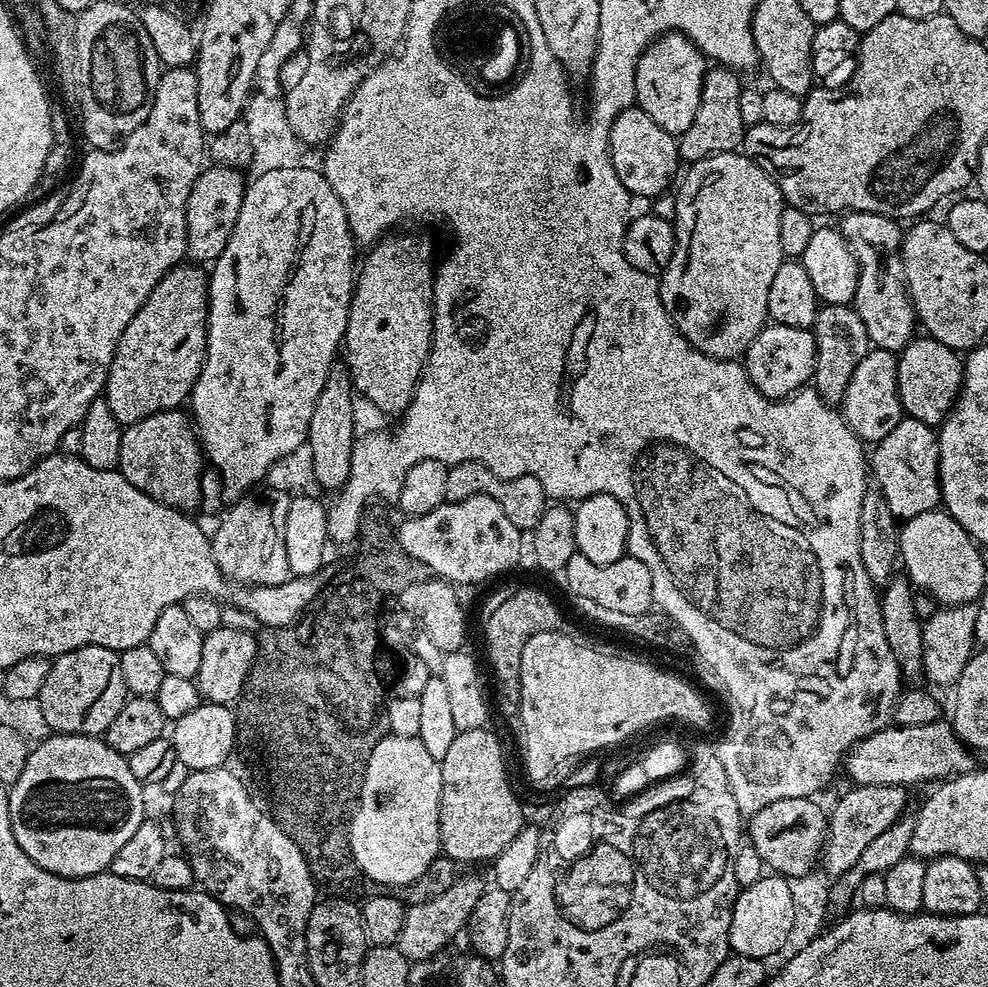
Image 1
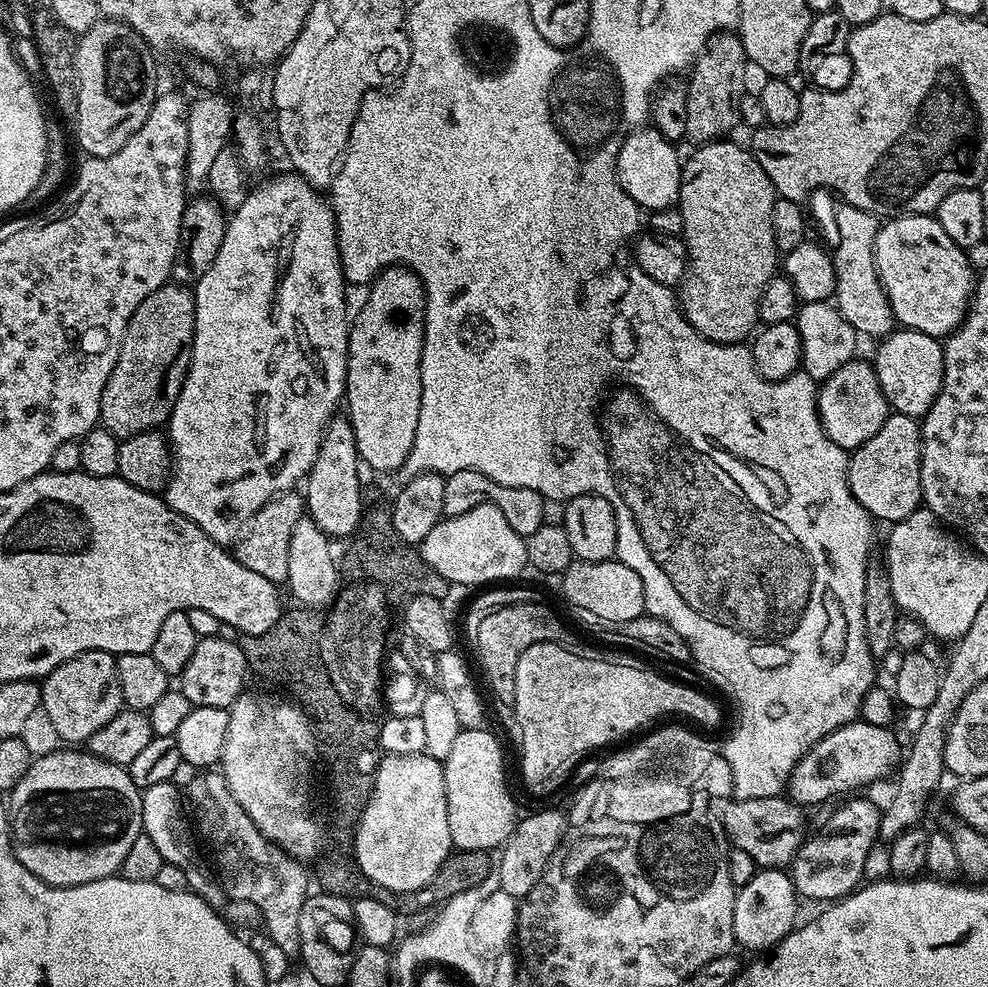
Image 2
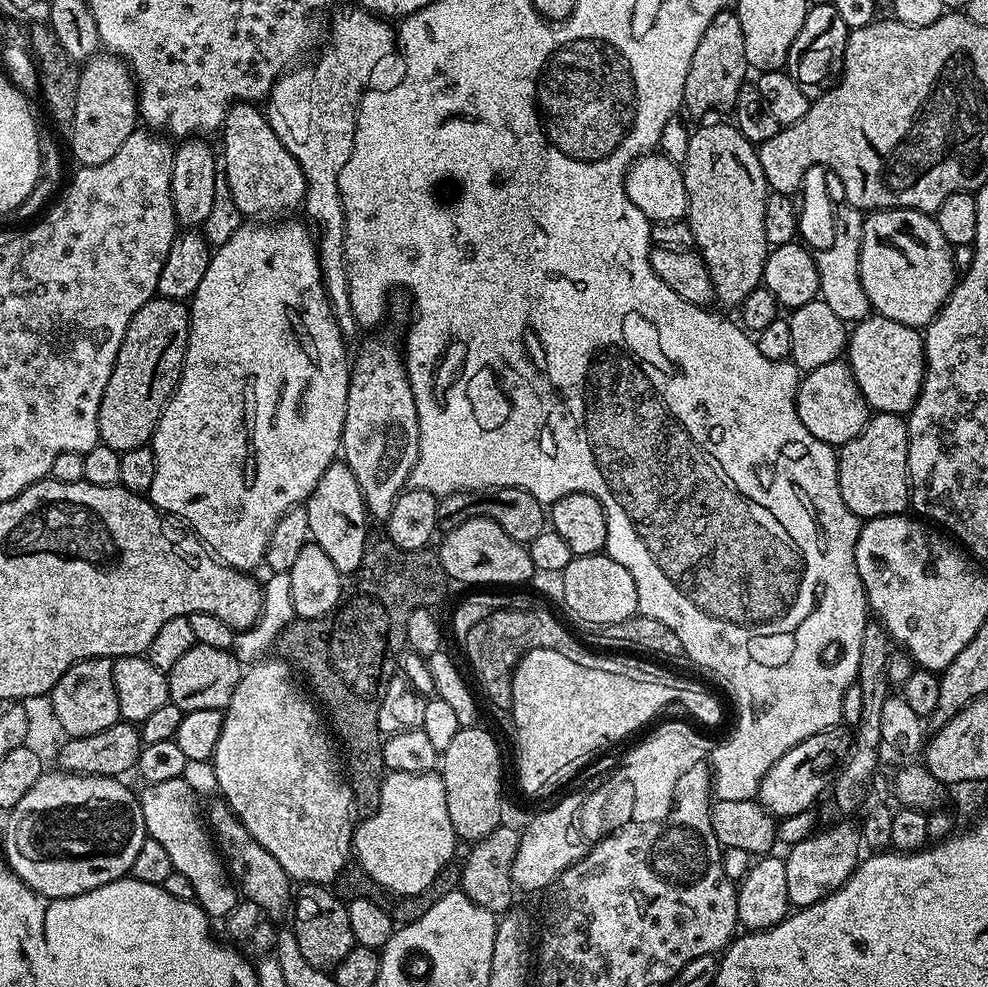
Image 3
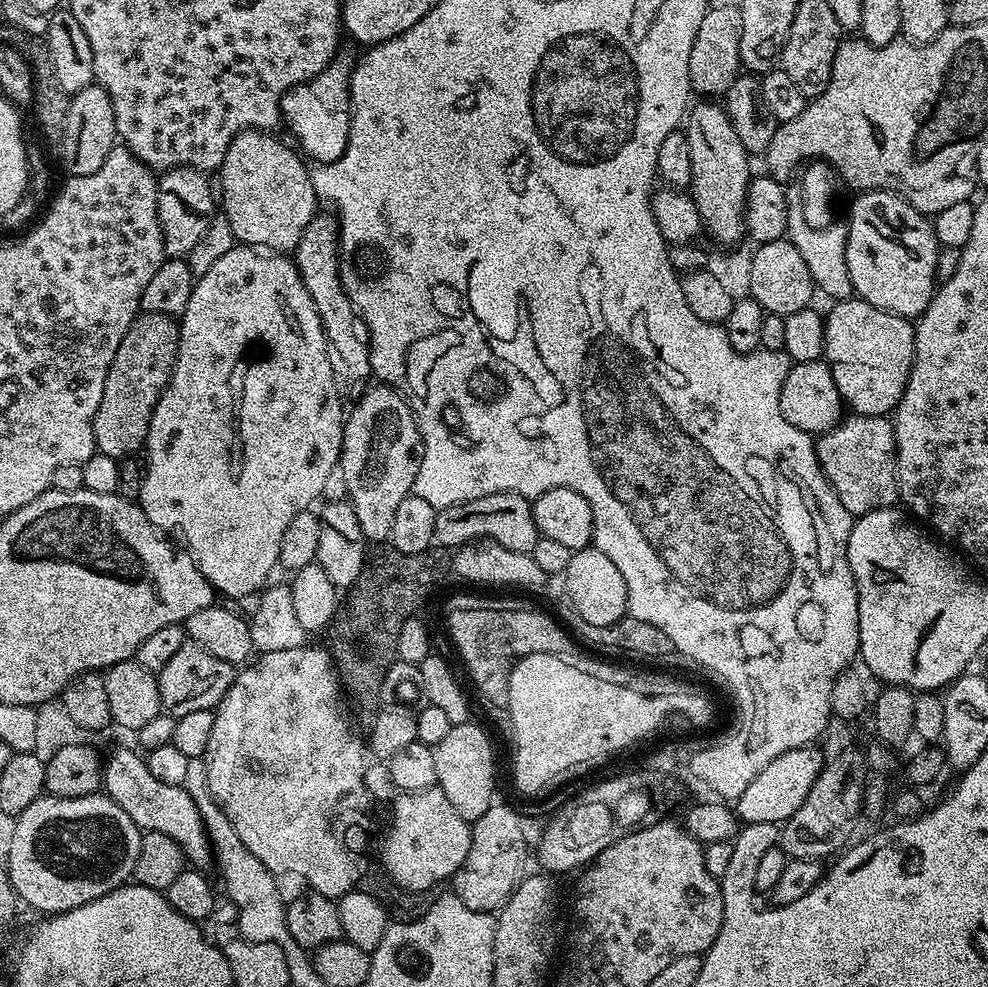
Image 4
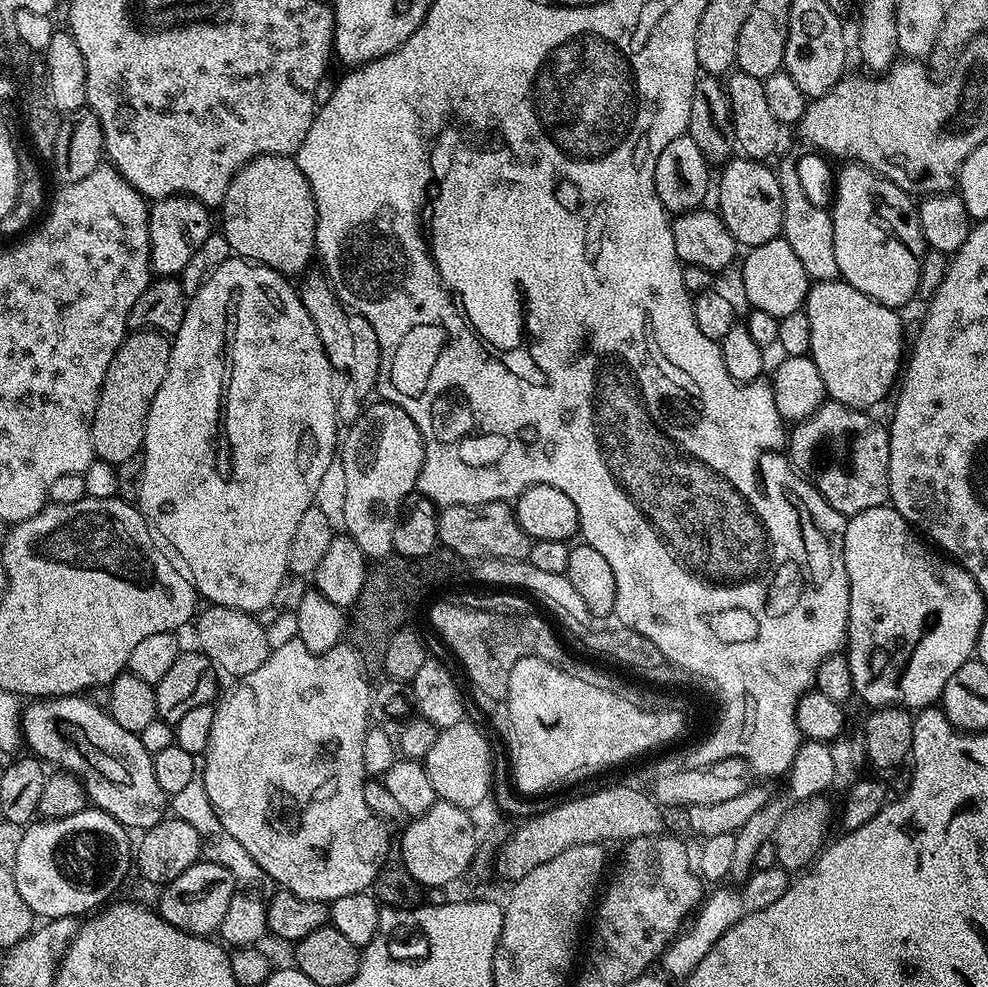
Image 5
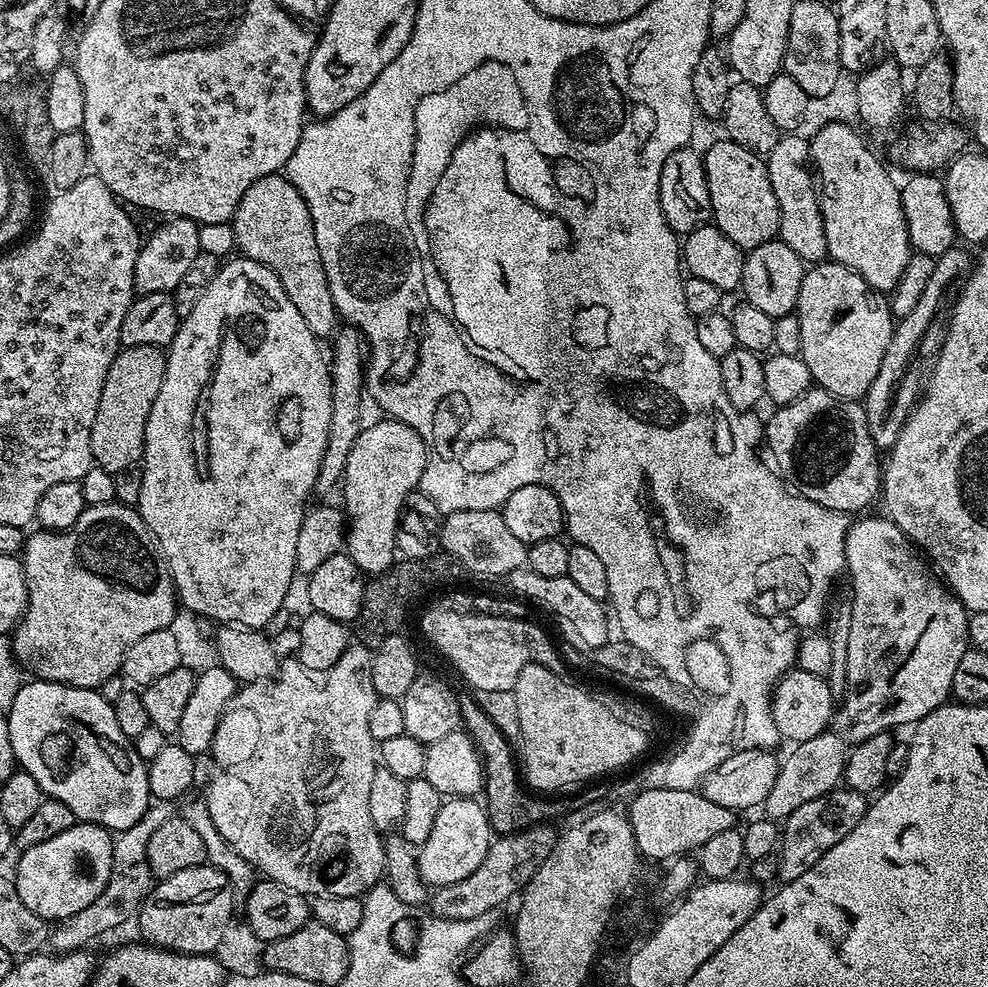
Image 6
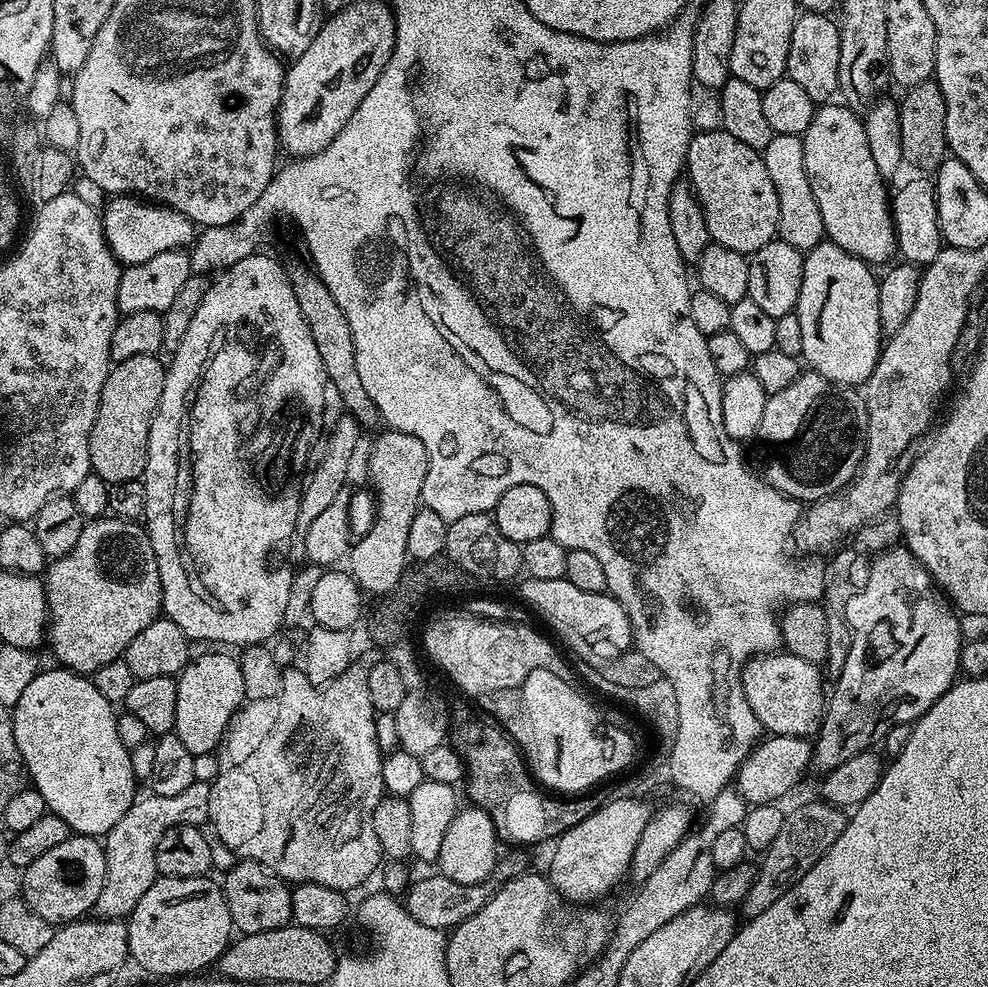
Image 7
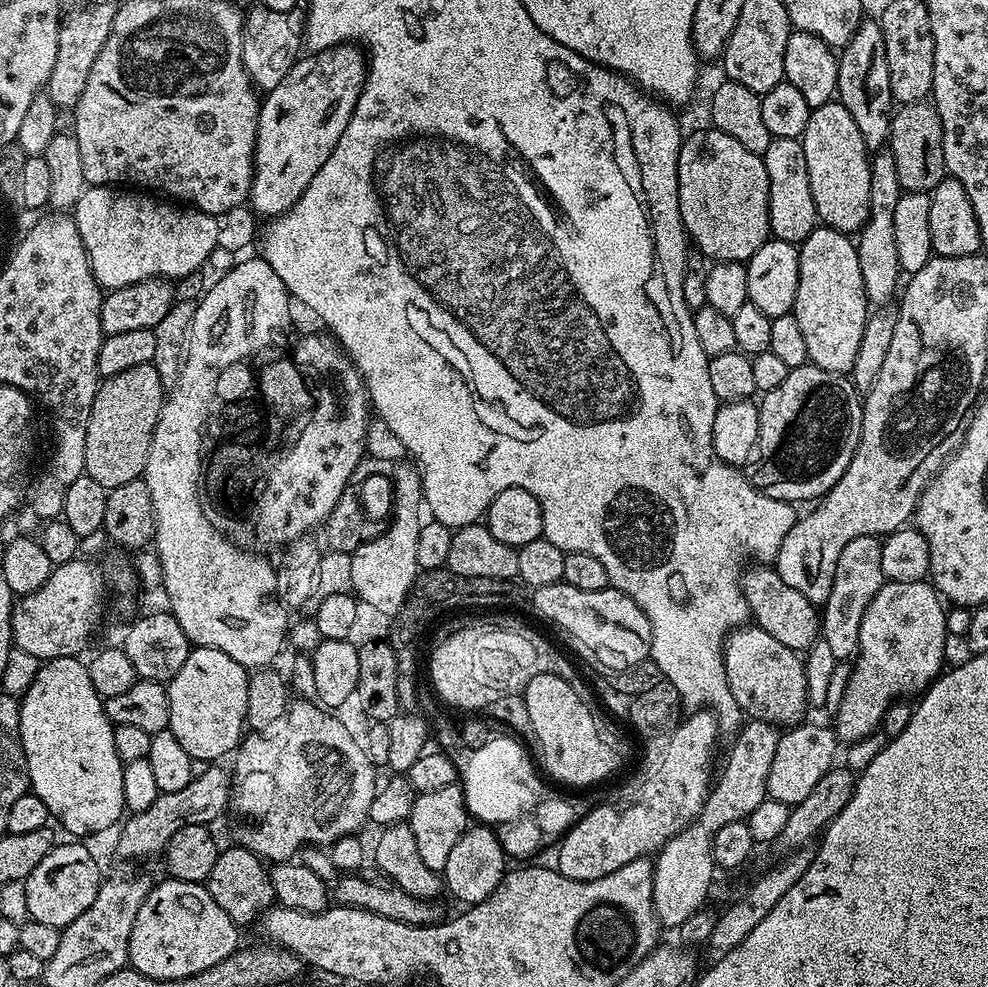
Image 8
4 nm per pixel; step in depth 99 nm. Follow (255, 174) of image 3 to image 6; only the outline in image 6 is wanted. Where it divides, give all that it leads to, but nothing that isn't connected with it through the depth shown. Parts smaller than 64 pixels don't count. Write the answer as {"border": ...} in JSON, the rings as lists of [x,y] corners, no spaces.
{"border":[[[276,173],[254,182],[242,196],[230,223],[239,253],[245,259],[271,269],[317,339],[326,340],[334,336],[340,324],[340,315],[333,304],[329,280],[318,254],[313,218],[292,181]]]}

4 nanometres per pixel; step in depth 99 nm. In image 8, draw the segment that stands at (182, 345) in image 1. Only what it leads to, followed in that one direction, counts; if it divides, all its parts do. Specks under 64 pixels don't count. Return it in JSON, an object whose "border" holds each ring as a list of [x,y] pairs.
{"border":[[[153,364],[134,366],[122,374],[103,377],[99,390],[94,394],[94,406],[86,426],[84,475],[94,478],[98,486],[107,489],[141,479],[150,454],[154,426],[165,399],[166,385]]]}

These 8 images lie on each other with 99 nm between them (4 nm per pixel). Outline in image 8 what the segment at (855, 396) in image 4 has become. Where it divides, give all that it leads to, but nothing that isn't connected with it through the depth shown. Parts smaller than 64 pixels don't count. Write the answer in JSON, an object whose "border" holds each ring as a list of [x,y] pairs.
{"border":[[[818,226],[799,245],[799,249],[798,296],[791,313],[798,318],[808,359],[822,370],[851,373],[870,315],[853,237],[847,232]]]}

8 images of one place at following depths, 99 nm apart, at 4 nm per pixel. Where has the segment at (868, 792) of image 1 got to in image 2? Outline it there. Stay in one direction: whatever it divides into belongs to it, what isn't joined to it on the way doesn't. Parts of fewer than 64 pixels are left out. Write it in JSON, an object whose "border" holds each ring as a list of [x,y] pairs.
{"border":[[[856,798],[845,799],[843,801],[845,804],[813,836],[809,835],[805,839],[804,843],[796,851],[796,857],[792,859],[790,865],[792,884],[805,901],[808,899],[835,902],[843,896],[847,896],[861,883],[864,874],[864,859],[866,854],[870,854],[872,845],[877,843],[880,834],[881,809],[879,807],[875,808],[868,800],[852,799]]]}

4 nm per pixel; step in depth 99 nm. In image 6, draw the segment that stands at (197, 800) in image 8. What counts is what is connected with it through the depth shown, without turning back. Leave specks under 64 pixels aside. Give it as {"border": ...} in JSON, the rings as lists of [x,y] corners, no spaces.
{"border":[[[168,802],[153,803],[137,824],[130,826],[113,839],[114,862],[110,882],[106,882],[106,890],[102,890],[102,894],[98,894],[98,898],[94,898],[94,902],[90,902],[86,910],[78,910],[78,914],[57,923],[51,929],[50,948],[53,953],[78,952],[87,949],[91,940],[96,940],[99,936],[122,927],[131,916],[133,919],[139,913],[144,900],[154,887],[154,877],[146,854],[148,839],[158,826],[162,826],[162,822],[172,819],[174,815],[172,808],[173,805]]]}

